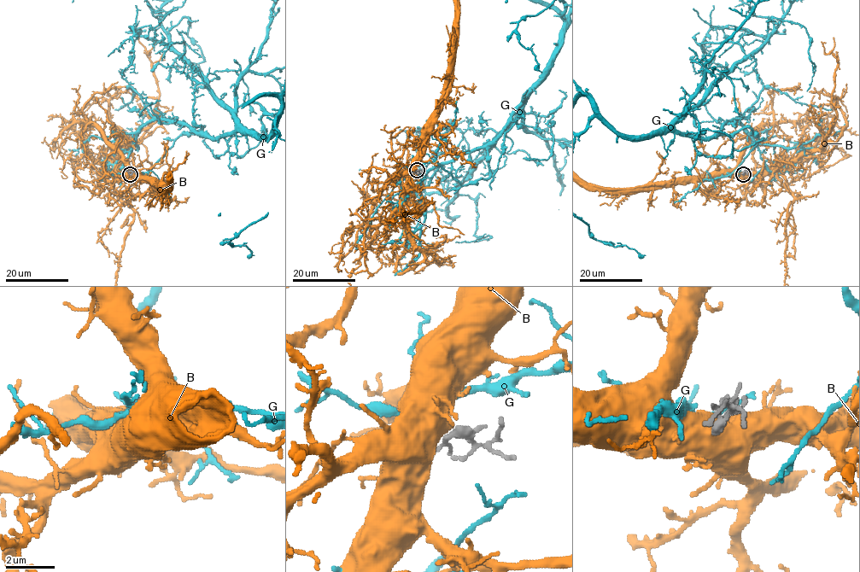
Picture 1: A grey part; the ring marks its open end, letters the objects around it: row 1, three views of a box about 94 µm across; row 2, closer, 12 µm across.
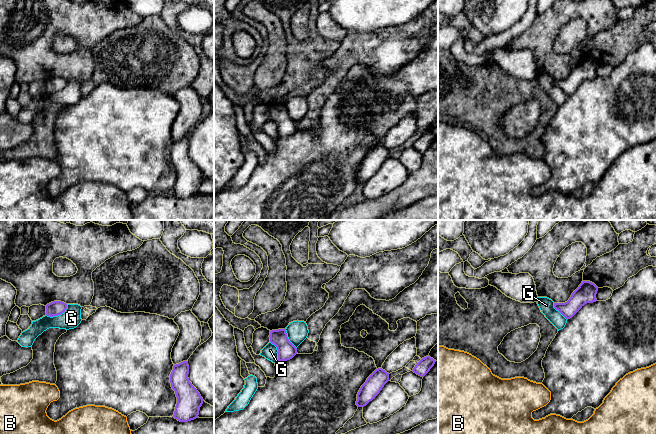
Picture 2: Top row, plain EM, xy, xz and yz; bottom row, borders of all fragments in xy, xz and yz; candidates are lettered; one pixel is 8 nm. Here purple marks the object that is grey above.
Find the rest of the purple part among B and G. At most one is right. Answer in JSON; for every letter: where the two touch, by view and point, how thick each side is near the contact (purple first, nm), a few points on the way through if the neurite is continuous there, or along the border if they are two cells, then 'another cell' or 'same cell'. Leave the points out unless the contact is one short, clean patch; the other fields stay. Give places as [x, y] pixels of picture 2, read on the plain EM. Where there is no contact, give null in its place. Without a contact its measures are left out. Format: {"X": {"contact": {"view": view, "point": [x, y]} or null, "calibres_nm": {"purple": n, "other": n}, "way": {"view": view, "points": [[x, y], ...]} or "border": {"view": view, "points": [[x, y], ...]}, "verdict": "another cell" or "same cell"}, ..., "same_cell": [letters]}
{"B": {"contact": null, "verdict": "same cell"}, "G": {"contact": {"view": "xy", "point": [58, 90]}, "calibres_nm": {"purple": 120, "other": 160}, "border": {"view": "xy", "points": [[67, 80], [67, 83], [60, 90], [46, 91]]}, "verdict": "another cell"}, "same_cell": ["B"]}

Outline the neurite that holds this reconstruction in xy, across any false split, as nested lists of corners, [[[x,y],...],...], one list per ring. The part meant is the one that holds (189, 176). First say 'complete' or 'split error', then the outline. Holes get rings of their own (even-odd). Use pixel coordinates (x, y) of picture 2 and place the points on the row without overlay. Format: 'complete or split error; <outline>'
complete; [[[188,137],[173,142],[170,150],[170,159],[177,173],[173,193],[180,198],[188,198],[198,194],[203,174],[188,154]]]

